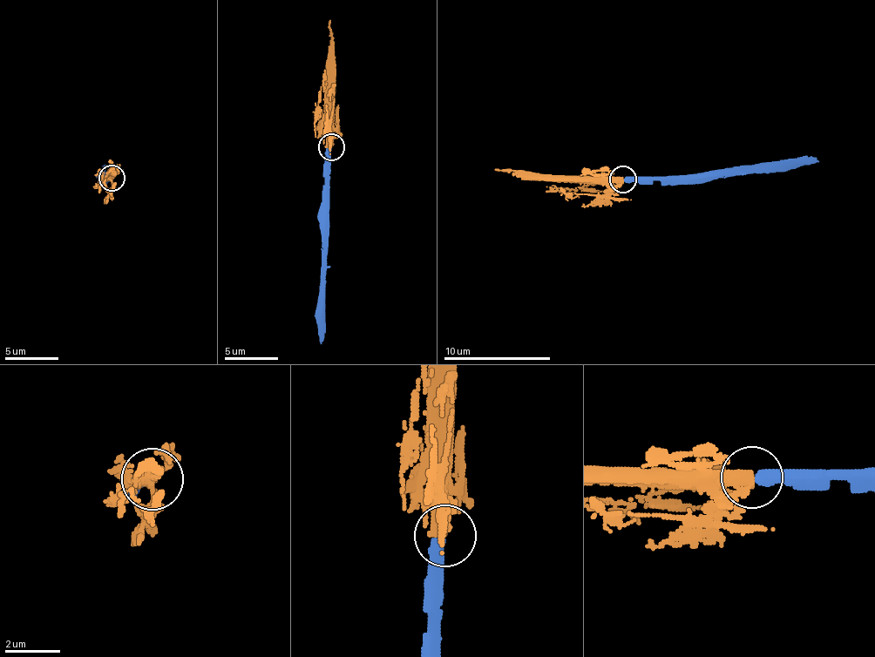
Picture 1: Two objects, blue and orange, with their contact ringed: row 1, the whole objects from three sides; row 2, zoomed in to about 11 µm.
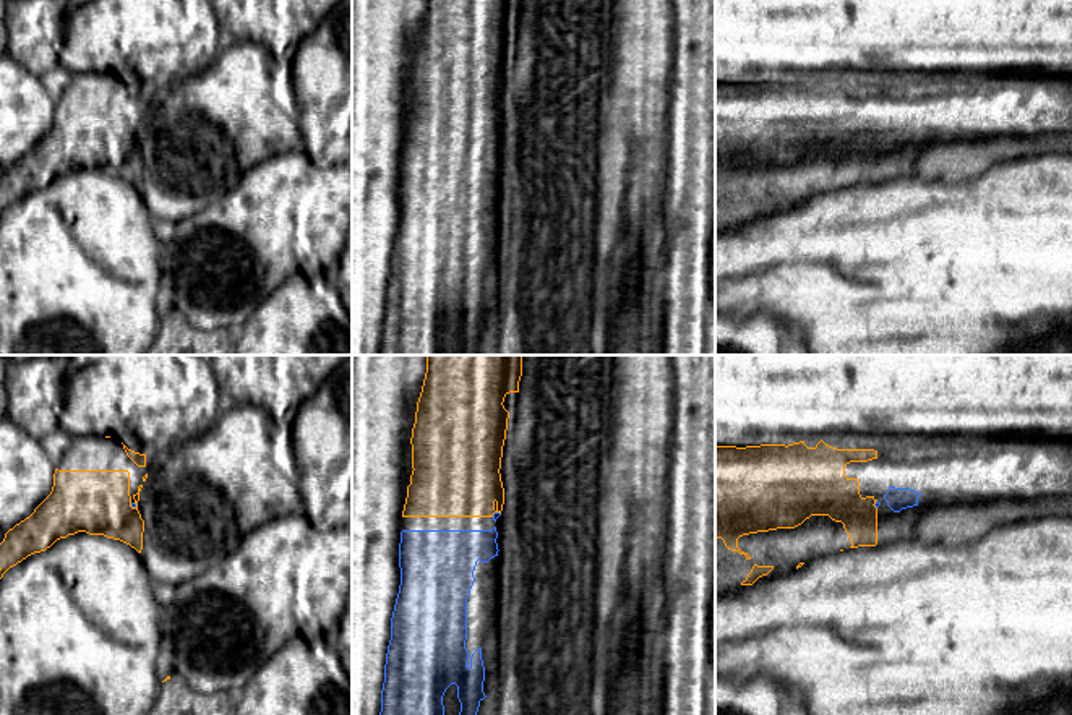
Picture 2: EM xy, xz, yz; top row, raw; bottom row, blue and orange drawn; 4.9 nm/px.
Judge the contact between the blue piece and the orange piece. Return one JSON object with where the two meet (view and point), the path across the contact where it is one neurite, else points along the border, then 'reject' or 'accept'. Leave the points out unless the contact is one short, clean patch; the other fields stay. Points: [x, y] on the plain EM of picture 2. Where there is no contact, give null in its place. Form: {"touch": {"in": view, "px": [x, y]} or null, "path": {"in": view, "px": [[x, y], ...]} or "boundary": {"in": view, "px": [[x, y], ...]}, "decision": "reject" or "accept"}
{"touch": {"in": "xy", "px": [133, 140]}, "path": {"in": "xy", "px": [[133, 141], [133, 140], [96, 138]]}, "decision": "accept"}

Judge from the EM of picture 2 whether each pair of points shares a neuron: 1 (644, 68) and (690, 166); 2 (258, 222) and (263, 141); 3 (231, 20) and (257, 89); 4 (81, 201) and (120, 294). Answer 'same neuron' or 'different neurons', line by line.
1: different neurons
2: different neurons
3: same neuron
4: same neuron

